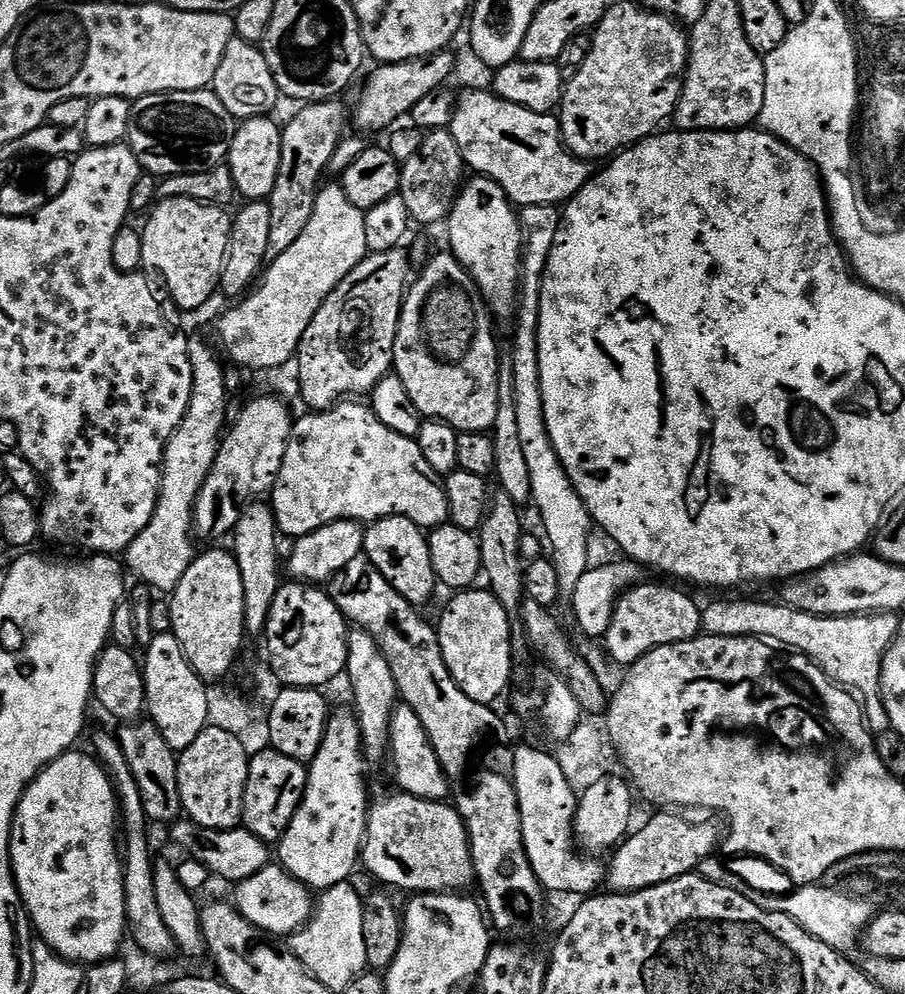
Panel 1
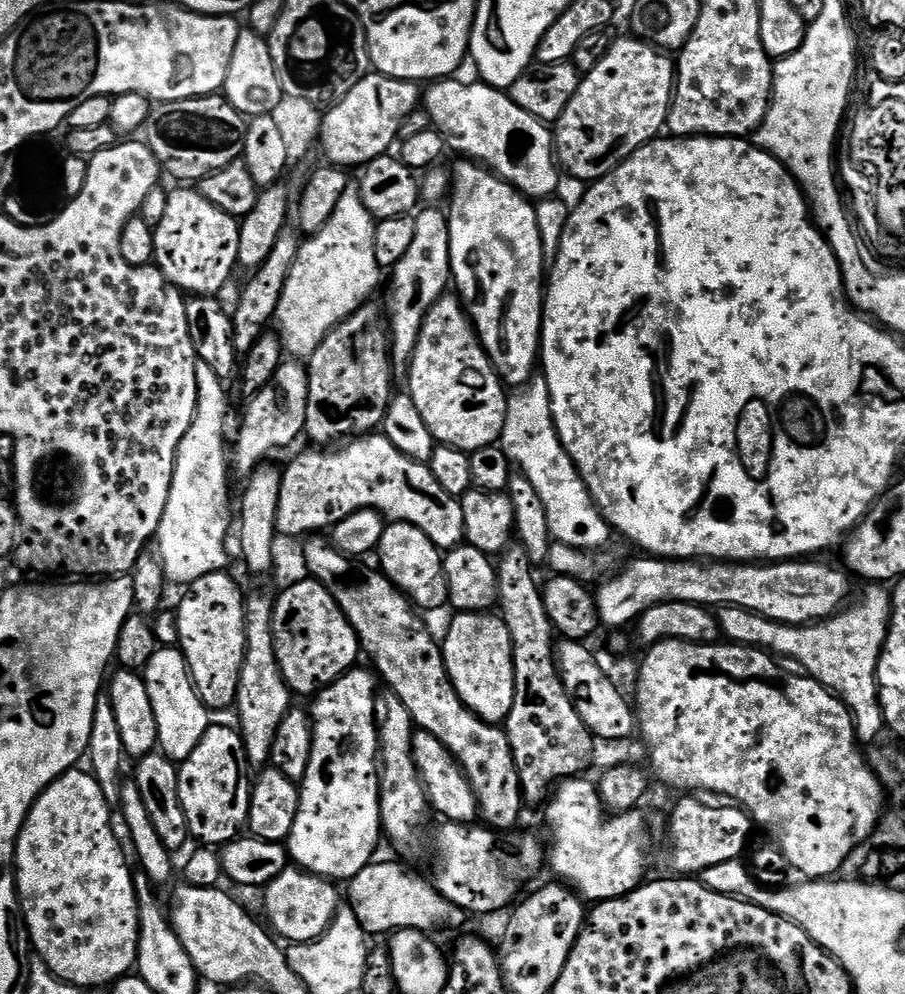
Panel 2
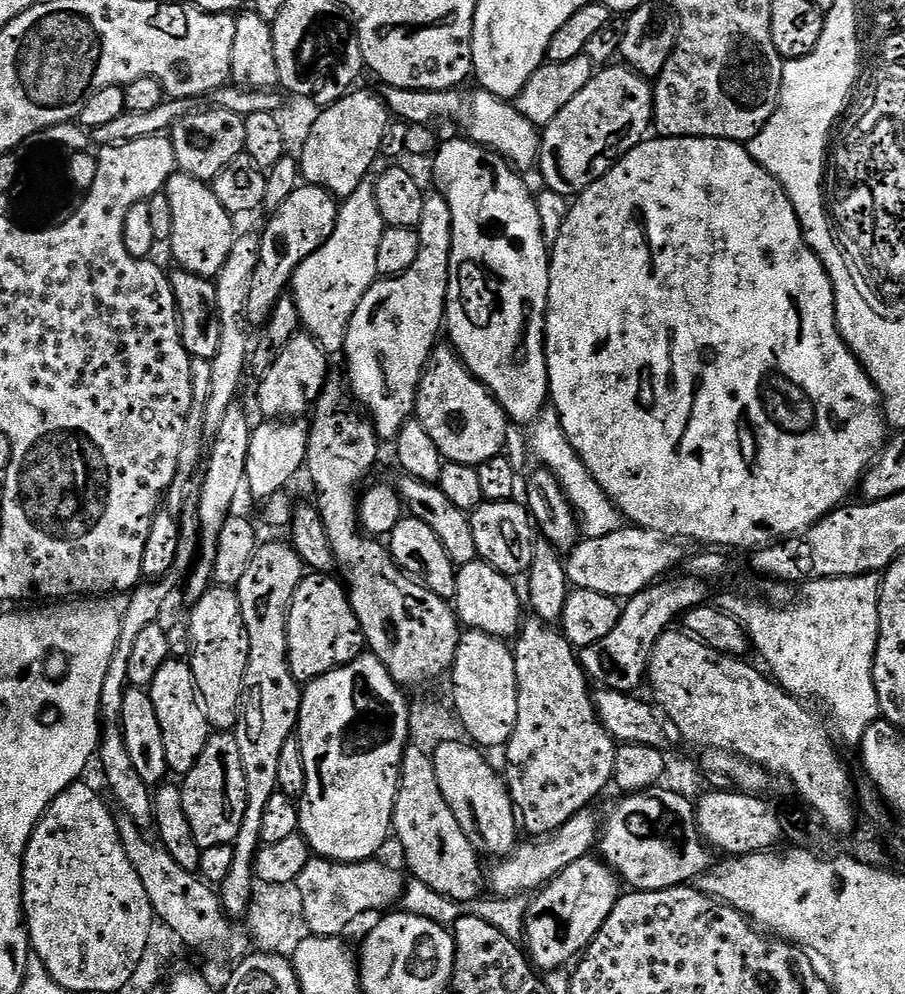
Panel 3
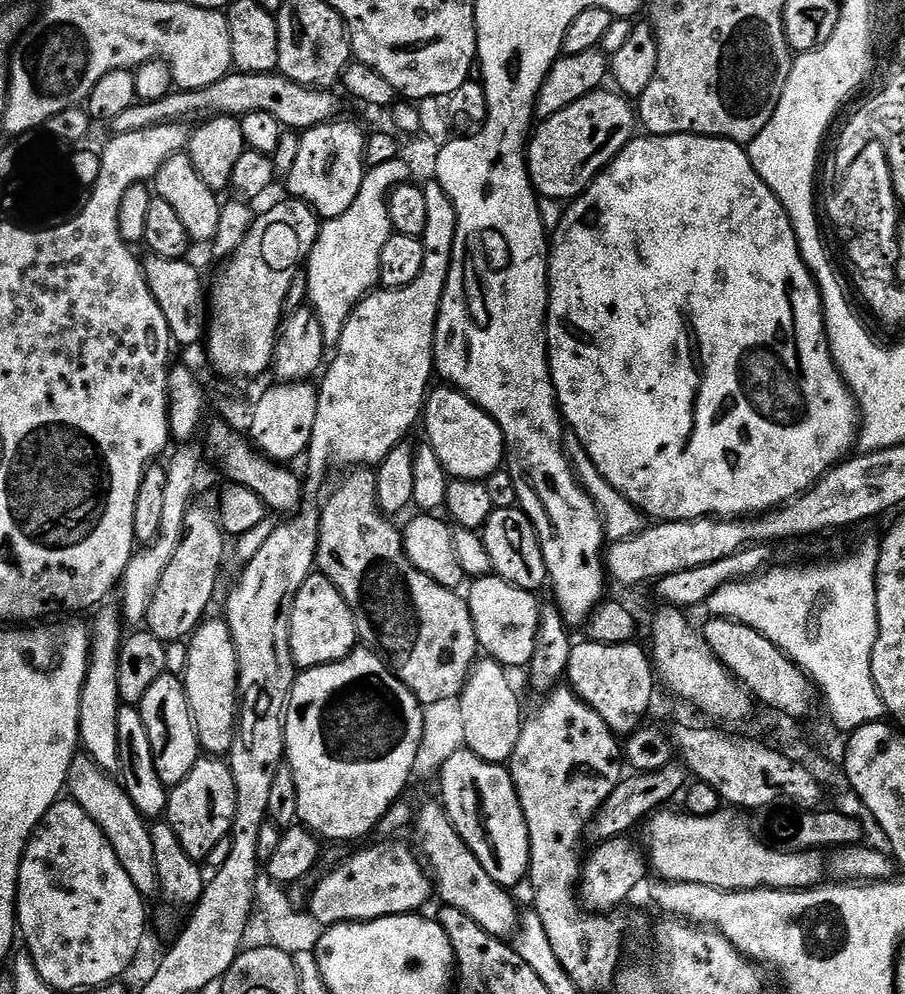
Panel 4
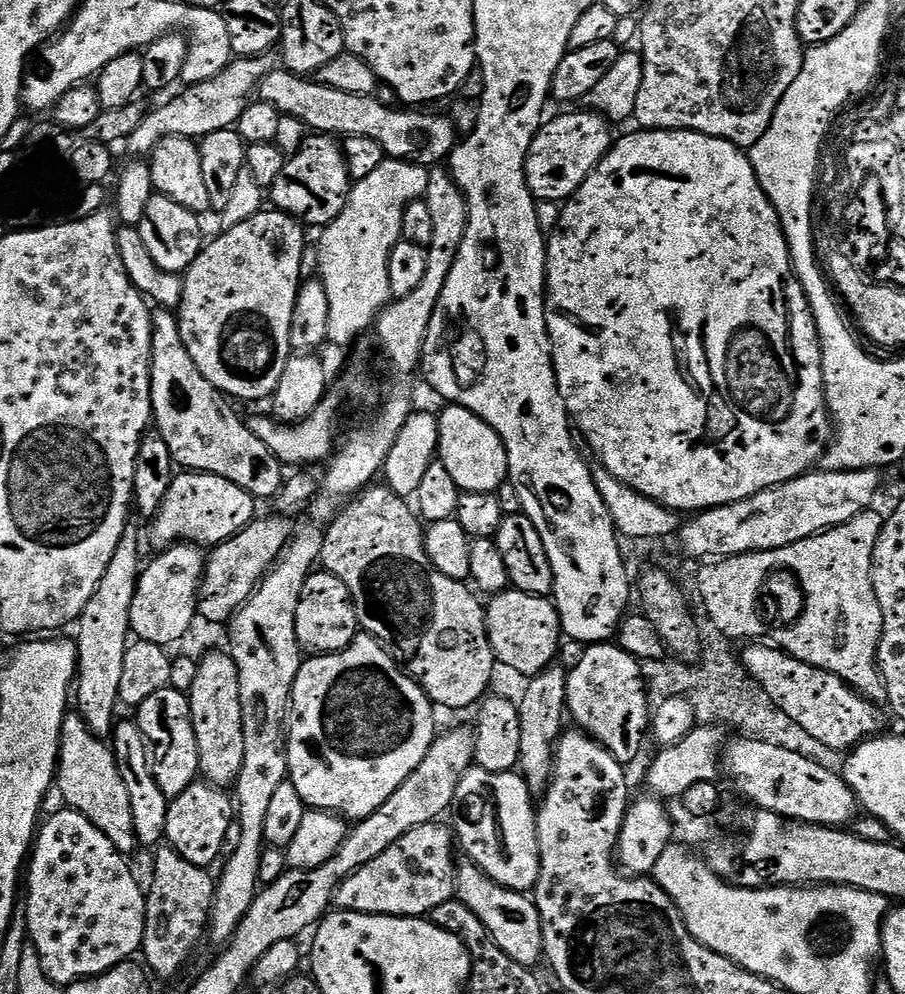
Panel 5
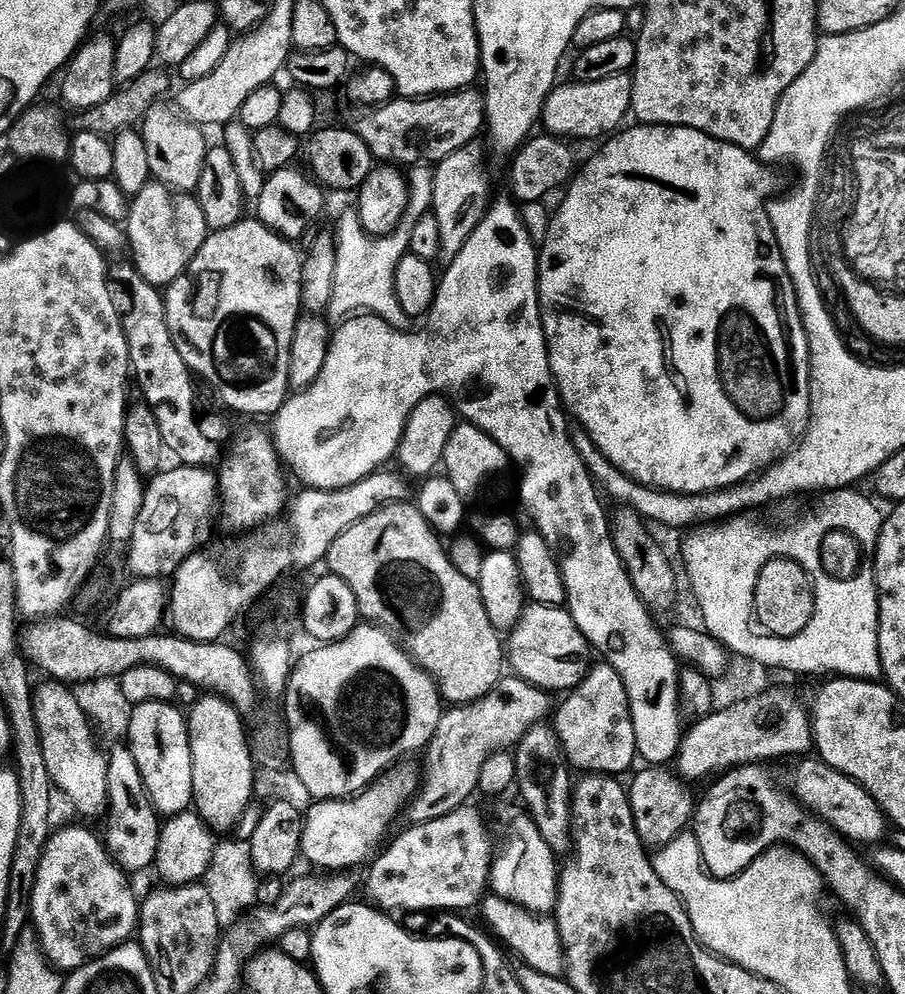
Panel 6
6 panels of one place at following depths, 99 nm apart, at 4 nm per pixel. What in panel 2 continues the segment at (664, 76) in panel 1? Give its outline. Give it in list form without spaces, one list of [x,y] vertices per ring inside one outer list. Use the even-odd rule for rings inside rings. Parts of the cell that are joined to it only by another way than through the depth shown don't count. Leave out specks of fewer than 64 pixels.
[[[625,34],[604,52],[604,57],[583,73],[574,98],[554,124],[554,159],[576,180],[600,180],[634,150],[665,131],[668,108],[676,83],[674,60],[669,53]]]

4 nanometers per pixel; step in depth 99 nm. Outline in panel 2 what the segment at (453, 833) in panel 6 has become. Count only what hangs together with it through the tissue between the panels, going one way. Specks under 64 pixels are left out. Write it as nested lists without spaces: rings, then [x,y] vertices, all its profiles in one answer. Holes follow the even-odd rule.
[[[290,866],[263,889],[263,915],[268,915],[271,929],[289,945],[309,944],[332,925],[336,911],[342,907],[342,892],[335,883],[302,868]]]

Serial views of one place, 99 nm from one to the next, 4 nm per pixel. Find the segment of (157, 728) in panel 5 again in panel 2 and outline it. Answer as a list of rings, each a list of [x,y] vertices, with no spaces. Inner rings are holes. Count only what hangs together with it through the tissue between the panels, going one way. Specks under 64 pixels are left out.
[[[157,647],[148,665],[142,669],[142,675],[146,682],[146,690],[150,690],[154,718],[158,718],[159,751],[169,760],[183,762],[190,758],[190,754],[194,754],[194,746],[202,742],[202,734],[206,734],[210,727],[210,710],[196,692],[184,653],[179,647]]]

